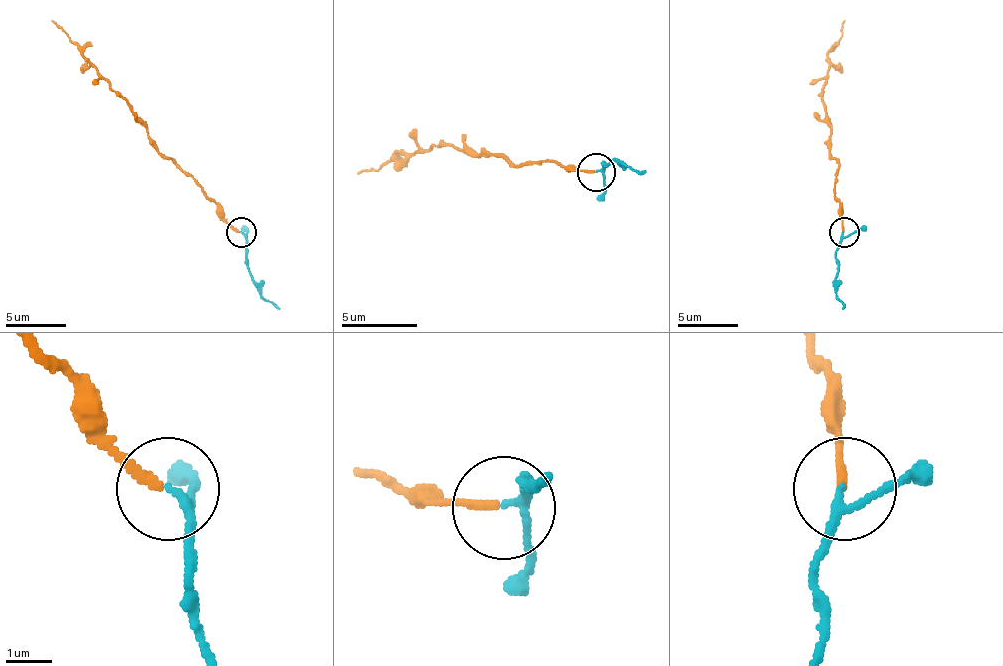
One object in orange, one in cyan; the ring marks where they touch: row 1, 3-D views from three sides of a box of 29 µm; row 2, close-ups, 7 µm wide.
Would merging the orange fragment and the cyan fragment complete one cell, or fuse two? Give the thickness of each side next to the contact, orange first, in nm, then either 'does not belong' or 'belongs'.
180 nm thick on the orange side, 140 nm on the other; belongs

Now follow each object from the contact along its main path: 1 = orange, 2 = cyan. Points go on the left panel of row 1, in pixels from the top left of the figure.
1: (240, 231), (207, 192), (159, 150), (147, 123), (81, 48), (51, 21)
2: (240, 231), (246, 240), (252, 282), (279, 309)

